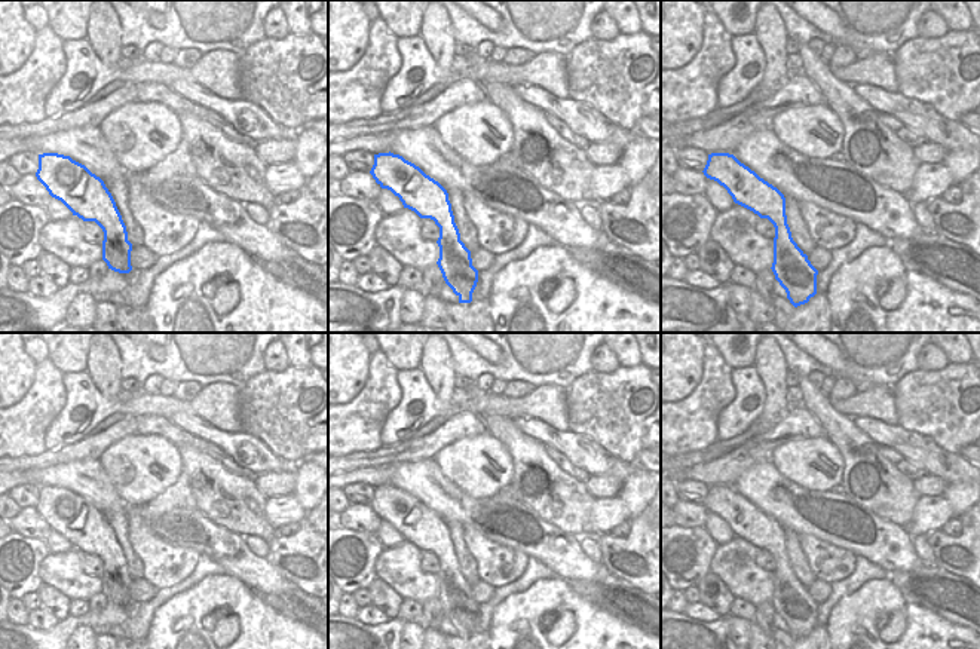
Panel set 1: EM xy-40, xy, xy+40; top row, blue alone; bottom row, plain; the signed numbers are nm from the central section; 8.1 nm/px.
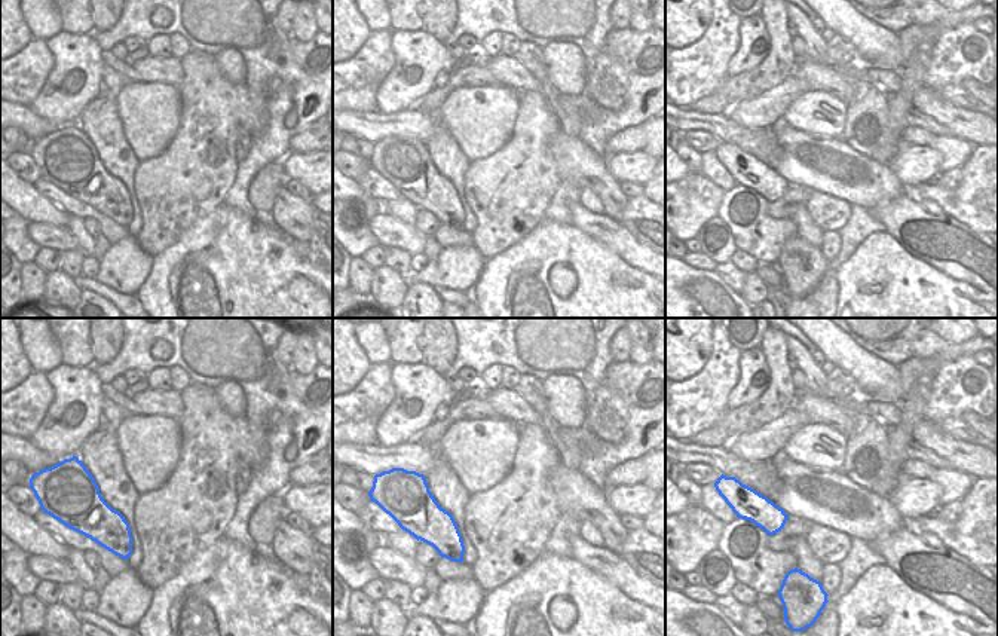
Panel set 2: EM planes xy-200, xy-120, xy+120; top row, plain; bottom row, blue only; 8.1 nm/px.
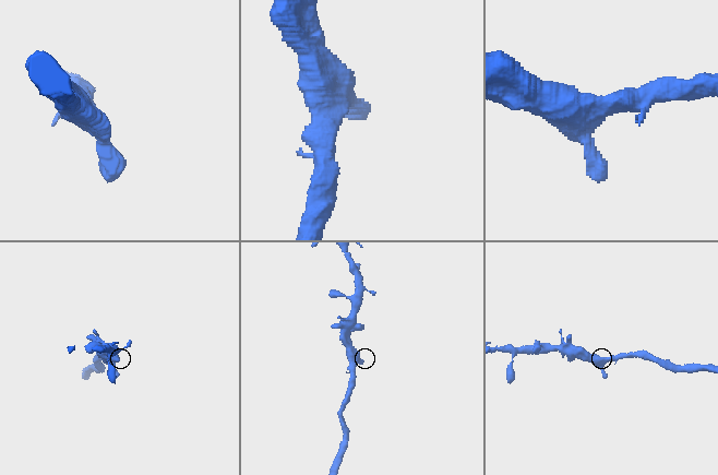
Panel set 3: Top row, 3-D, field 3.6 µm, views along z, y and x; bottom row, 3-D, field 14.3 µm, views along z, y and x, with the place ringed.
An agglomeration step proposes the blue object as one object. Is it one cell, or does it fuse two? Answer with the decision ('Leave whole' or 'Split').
Leave whole.

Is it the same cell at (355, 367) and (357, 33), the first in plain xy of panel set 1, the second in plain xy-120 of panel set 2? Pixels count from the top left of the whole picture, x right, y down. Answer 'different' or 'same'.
same

